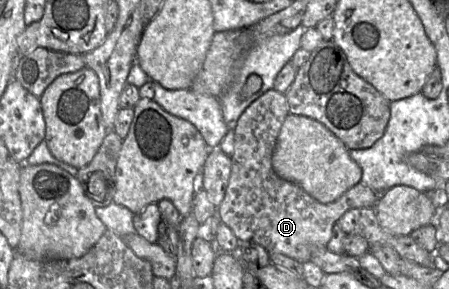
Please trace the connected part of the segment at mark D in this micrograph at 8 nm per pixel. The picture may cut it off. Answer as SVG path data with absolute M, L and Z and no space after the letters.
M273 89L254 100L239 117L234 132L234 150L231 159L231 173L224 198L216 208L220 222L231 229L239 241L249 241L262 246L268 253L280 253L300 264L310 261L315 247L326 247L337 220L348 210L372 208L378 194L358 183L334 201L321 204L306 194L300 187L280 179L271 166L271 153L280 127L288 115L288 104L284 94Z

